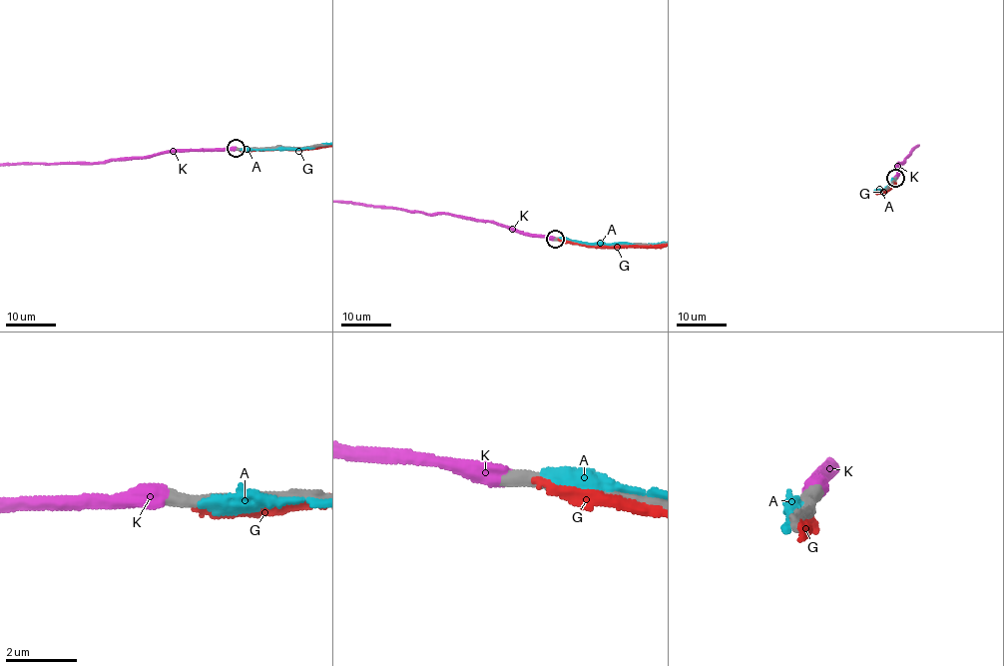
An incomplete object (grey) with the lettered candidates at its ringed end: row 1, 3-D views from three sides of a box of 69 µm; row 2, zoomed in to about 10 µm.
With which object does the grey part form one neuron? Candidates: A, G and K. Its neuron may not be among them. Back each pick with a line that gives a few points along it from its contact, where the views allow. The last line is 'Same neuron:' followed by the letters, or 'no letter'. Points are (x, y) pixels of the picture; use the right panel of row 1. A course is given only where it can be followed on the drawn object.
K: it runs (895, 179), (899, 175), (897, 165), (918, 144), (923, 144)
Same neuron: K

